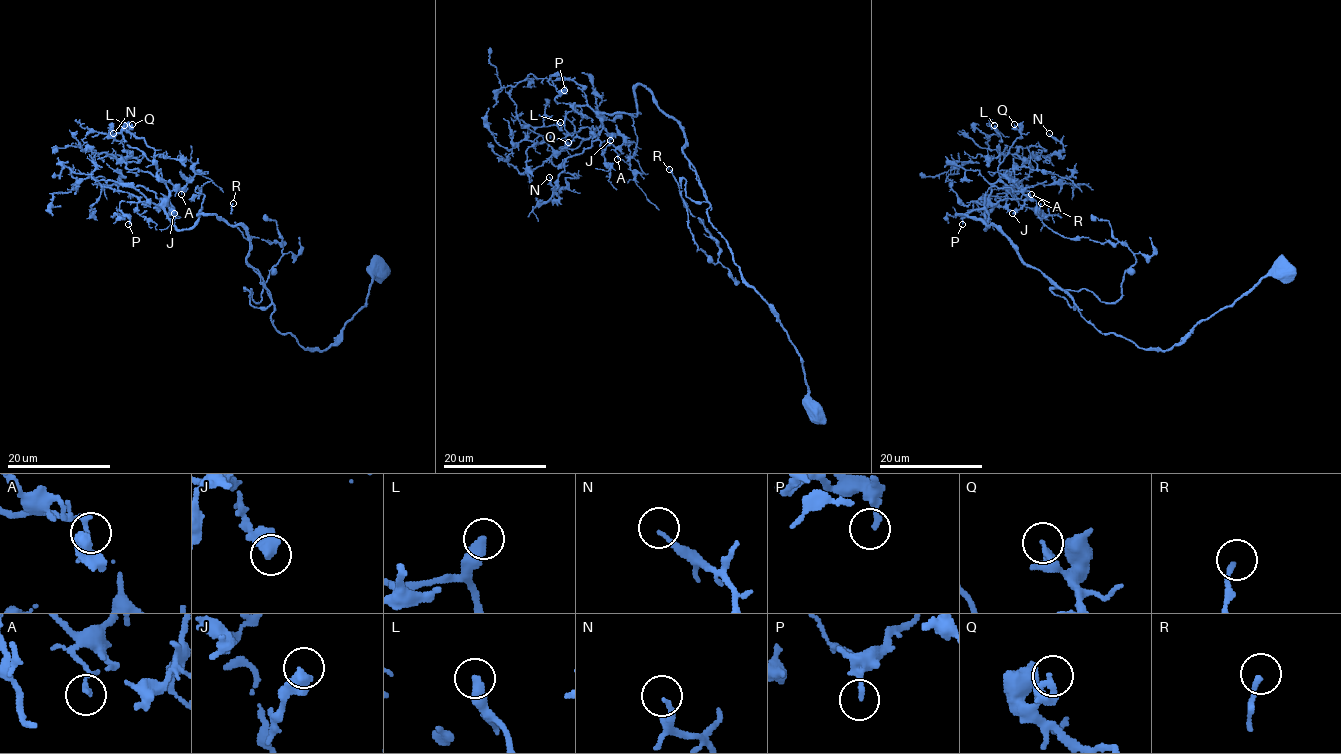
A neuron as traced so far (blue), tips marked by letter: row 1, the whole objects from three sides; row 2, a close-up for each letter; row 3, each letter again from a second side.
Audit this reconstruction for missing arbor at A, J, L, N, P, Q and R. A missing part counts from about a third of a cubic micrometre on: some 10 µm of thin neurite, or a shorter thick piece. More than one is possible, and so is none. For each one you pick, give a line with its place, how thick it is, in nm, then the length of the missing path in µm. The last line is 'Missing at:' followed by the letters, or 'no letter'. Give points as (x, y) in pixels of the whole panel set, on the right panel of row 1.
L: (994, 125) | 400 nm | 9 µm
R: (1041, 203) | 180 nm | 15 µm
Missing at: L, R

